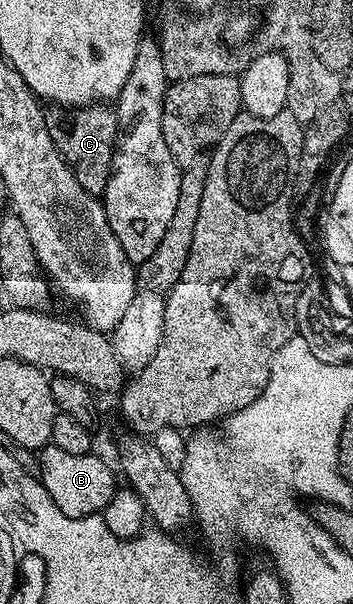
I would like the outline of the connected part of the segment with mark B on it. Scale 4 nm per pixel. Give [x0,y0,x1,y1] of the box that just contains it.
[37,443,117,518]

